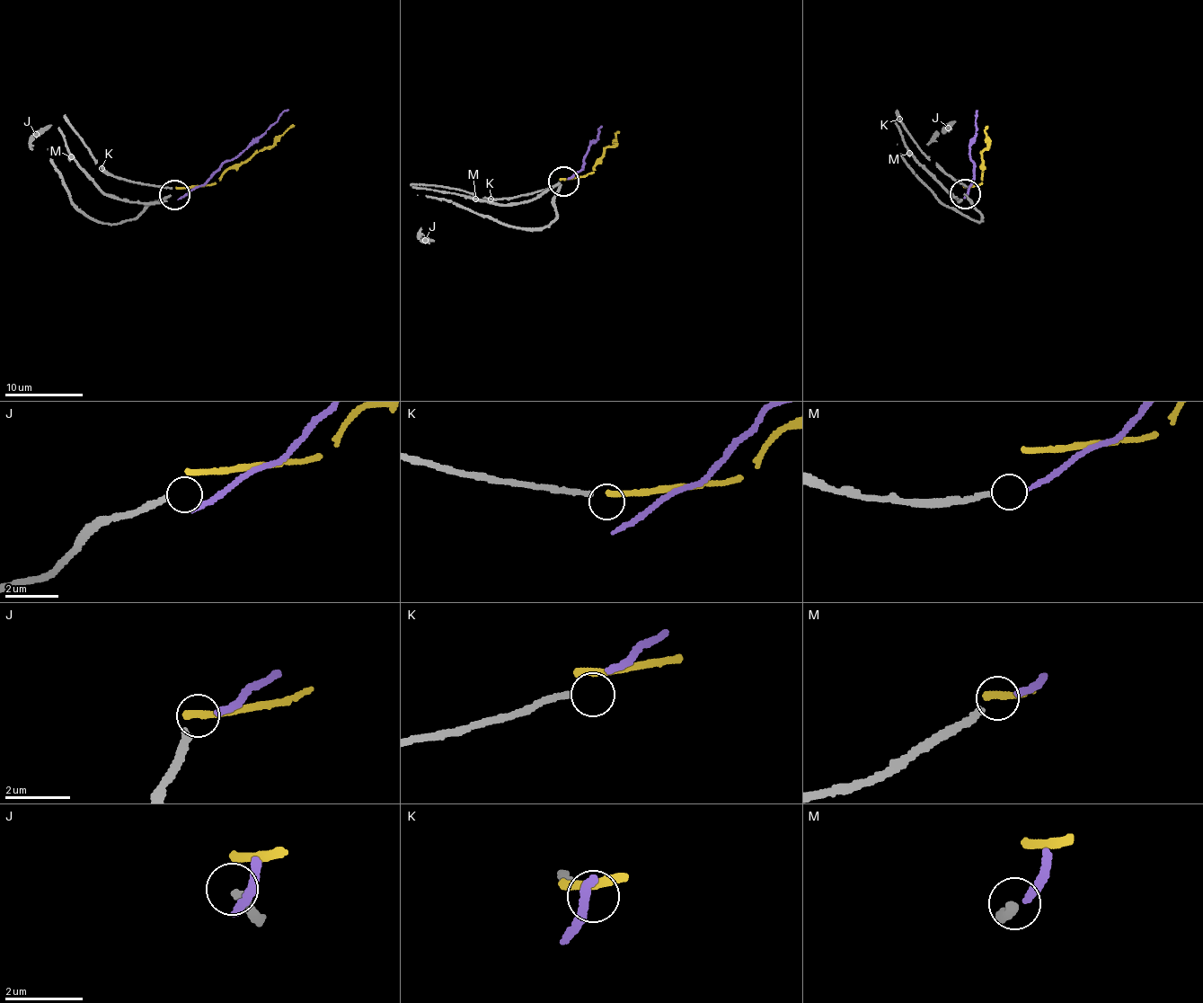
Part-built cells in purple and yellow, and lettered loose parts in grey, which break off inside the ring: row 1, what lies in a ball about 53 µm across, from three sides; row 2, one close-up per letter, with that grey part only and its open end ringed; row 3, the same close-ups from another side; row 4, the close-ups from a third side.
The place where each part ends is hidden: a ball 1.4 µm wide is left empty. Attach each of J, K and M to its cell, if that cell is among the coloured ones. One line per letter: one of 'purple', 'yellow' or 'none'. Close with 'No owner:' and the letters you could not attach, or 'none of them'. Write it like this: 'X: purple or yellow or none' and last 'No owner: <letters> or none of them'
J: none
K: none
M: purple
No owner: J, K

